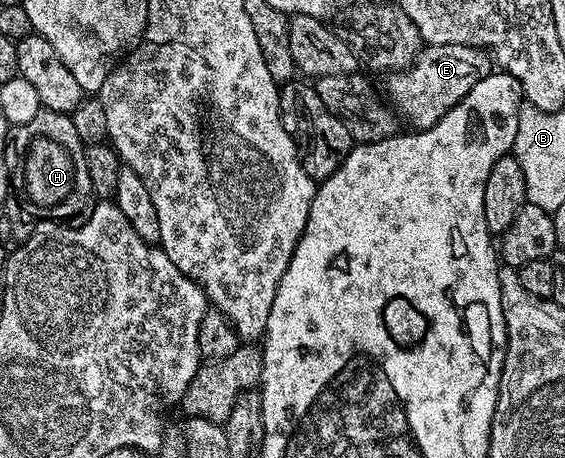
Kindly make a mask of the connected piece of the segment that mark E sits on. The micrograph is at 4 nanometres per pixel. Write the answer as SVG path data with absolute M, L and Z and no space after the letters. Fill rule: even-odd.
M440 44L426 46L415 57L414 65L393 75L390 90L394 93L393 105L410 117L411 127L427 130L435 126L454 106L455 101L464 96L485 74L491 73L492 62L485 49L464 44Z

